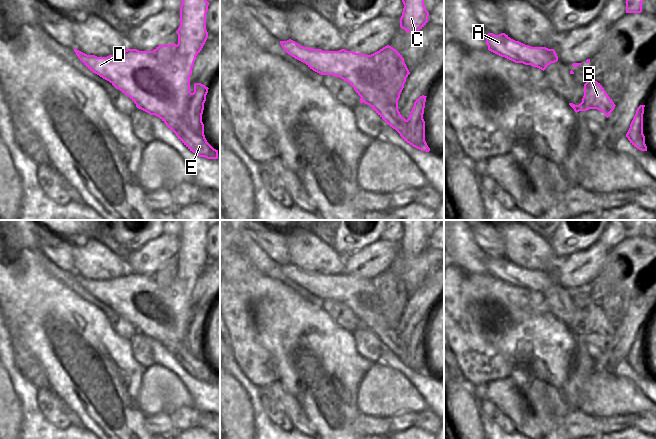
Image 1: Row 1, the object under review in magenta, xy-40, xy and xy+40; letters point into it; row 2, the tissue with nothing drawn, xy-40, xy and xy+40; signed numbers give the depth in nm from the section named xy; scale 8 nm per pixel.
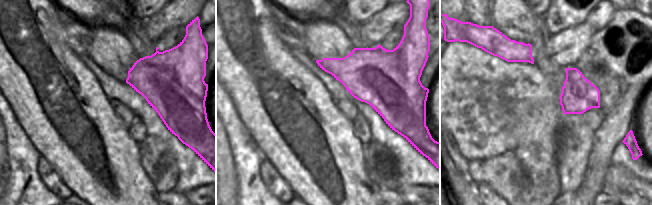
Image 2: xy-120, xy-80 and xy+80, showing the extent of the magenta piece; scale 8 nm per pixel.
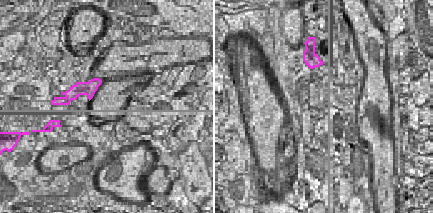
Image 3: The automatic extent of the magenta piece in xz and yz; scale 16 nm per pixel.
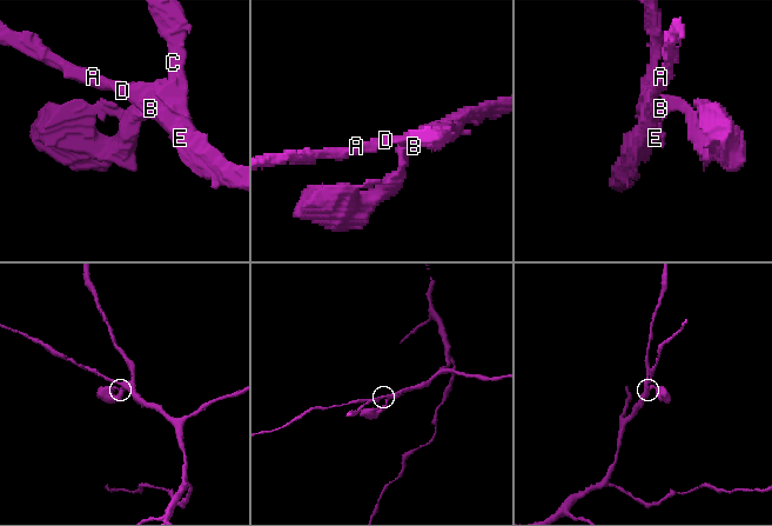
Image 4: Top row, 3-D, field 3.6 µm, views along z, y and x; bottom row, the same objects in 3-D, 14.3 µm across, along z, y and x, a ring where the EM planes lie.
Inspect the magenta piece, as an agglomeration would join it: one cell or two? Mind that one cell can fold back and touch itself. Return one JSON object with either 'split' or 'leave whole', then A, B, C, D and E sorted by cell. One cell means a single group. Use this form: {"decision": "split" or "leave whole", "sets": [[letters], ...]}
{"decision": "split", "sets": [["A", "C", "D", "E"], ["B"]]}

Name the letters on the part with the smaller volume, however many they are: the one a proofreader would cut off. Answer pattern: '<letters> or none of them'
B

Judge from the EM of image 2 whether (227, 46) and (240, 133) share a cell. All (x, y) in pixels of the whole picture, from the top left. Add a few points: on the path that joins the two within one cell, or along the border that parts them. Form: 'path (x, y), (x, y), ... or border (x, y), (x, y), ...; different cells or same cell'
border (226, 92), (239, 118), (250, 133); different cells

